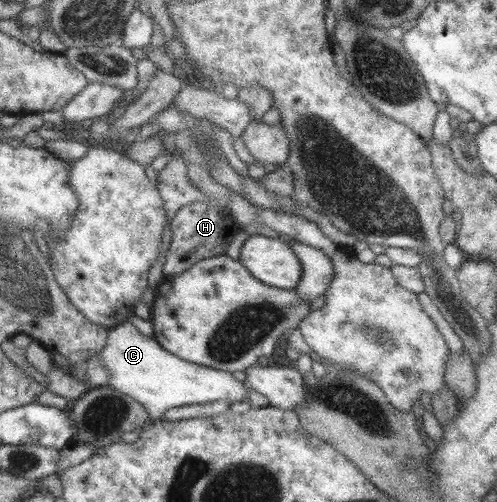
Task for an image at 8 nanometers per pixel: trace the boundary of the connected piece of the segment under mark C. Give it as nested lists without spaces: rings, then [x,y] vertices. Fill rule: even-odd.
[[[132,322],[121,323],[110,331],[106,347],[96,353],[105,361],[105,373],[113,377],[110,386],[142,403],[150,414],[150,422],[162,419],[166,411],[174,407],[206,404],[219,399],[228,399],[230,404],[247,400],[244,381],[236,380],[224,370],[204,367],[170,353],[155,336],[144,335]]]

